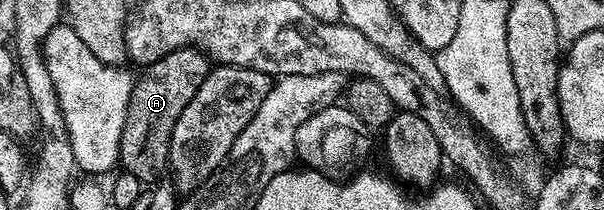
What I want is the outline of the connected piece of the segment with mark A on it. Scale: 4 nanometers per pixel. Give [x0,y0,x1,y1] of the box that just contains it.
[119,47,212,173]

